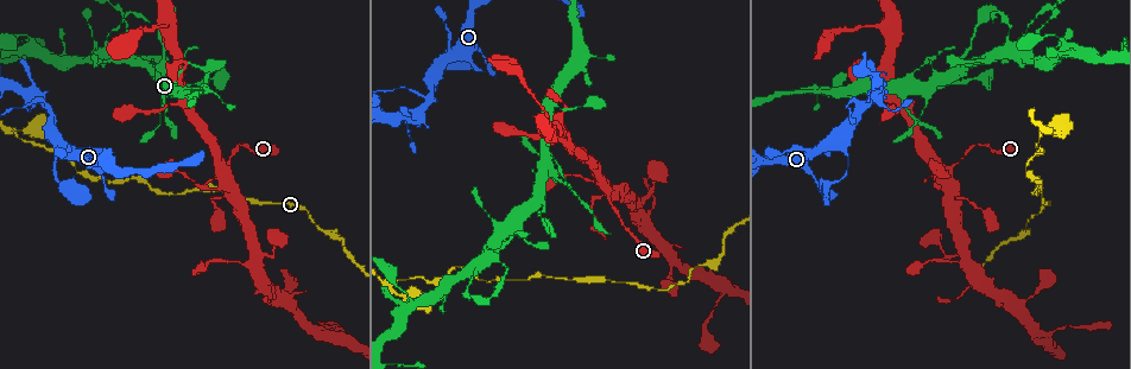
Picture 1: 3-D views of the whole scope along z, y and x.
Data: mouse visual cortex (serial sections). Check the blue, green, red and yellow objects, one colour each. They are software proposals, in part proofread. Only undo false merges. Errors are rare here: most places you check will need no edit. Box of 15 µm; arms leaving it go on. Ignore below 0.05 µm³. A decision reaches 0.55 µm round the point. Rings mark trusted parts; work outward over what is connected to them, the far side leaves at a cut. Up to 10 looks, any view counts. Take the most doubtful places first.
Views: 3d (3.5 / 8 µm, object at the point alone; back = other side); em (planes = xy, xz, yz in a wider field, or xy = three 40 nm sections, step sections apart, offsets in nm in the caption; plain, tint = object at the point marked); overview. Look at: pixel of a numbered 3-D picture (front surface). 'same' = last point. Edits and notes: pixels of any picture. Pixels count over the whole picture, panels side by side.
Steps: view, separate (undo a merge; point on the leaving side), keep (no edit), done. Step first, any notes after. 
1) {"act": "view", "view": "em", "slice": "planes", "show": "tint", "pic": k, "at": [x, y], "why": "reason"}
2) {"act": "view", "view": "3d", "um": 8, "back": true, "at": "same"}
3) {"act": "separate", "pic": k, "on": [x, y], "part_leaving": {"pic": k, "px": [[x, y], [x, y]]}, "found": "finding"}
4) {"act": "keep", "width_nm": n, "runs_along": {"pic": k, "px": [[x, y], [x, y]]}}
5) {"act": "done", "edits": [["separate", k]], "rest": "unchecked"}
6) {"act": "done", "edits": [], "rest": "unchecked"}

{"act": "view", "view": "3d", "um": 8, "pic": 1, "at": [226, 177], "why": "looks like a crossing"}

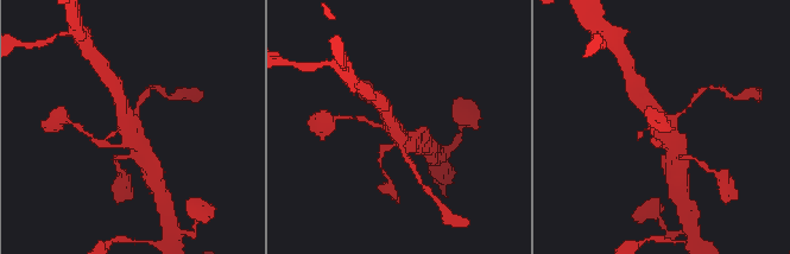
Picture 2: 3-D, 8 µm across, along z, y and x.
{"act": "view", "view": "em", "slice": "xy", "step": 2, "show": "tint", "pic": 2, "at": [134, 130]}

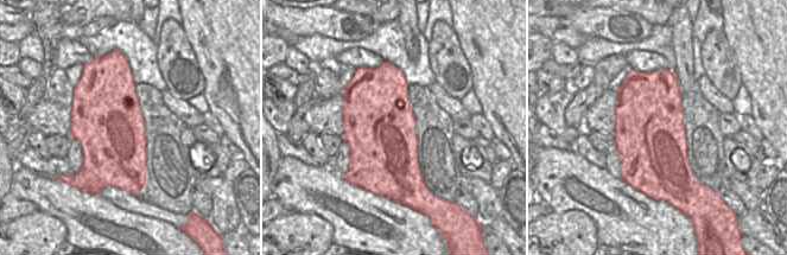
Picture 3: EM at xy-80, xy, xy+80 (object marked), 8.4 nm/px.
{"act": "keep", "runs_along": {"pic": 2, "px": [[691, 105], [669, 125], [678, 157]]}, "found": "one cell here"}

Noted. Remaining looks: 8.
{"act": "view", "view": "3d", "um": 3.5, "pic": 1, "at": [897, 89], "why": "four-way junction"}

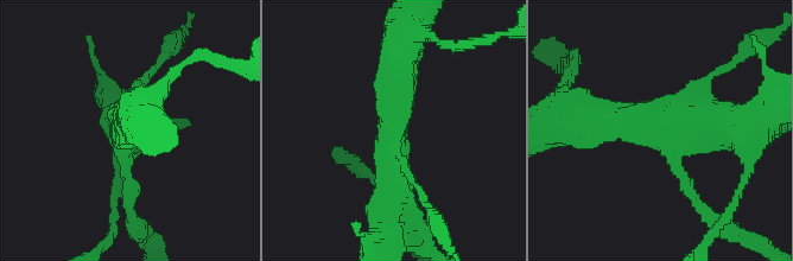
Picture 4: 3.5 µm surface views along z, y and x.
{"act": "view", "view": "em", "slice": "xy", "step": 1, "show": "tint", "pic": 4, "at": [395, 138], "arms": 4, "arm_widths_nm": [100, 150, 400, 500]}

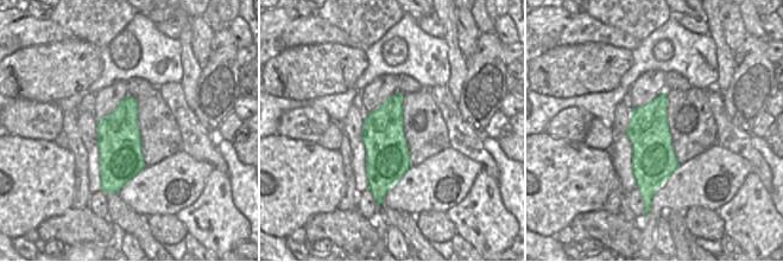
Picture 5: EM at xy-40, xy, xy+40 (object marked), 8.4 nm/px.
{"act": "keep", "runs_along": {"pic": 4, "px": [[589, 119], [744, 137]]}, "found": "all the same cell"}

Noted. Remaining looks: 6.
{"act": "view", "view": "3d", "um": 8, "back": true, "pic": 1, "at": [126, 30], "why": "a narrow waist"}

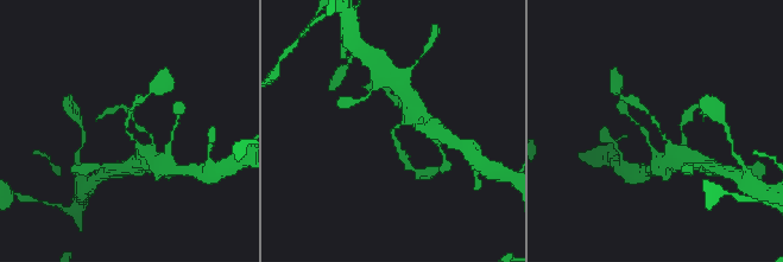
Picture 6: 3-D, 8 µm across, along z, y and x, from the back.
{"act": "view", "view": "3d", "um": 3.5, "pic": 6, "at": [660, 130], "why": "closer look"}

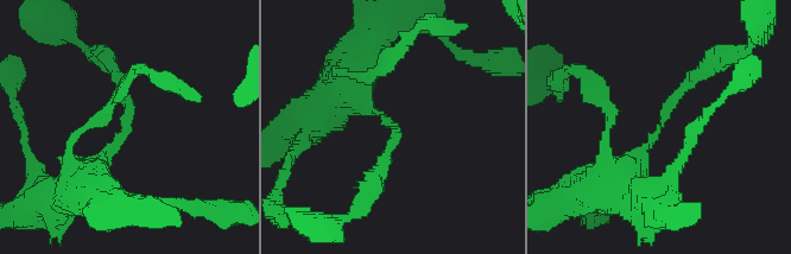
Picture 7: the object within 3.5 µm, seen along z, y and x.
{"act": "view", "view": "em", "slice": "xy", "step": 1, "show": "tint", "pic": 7, "at": [394, 125], "arm_widths_nm": [150, 300]}

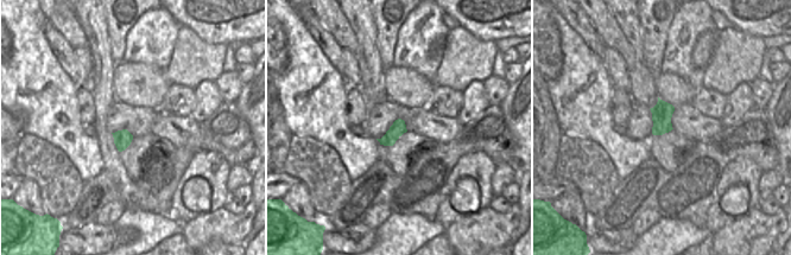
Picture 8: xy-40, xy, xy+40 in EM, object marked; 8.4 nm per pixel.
{"act": "keep", "runs_along": {"pic": 7, "px": [[624, 175], [709, 61]]}, "found": "continuous, no second cell"}

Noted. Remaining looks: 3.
{"act": "view", "view": "3d", "um": 3.5, "pic": 1, "at": [1040, 139], "why": "thin neck"}

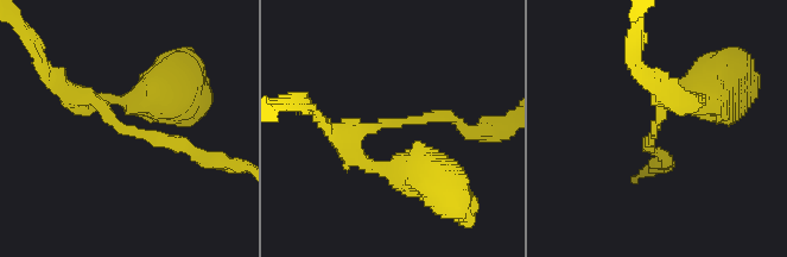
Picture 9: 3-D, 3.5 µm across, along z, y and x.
{"act": "view", "view": "em", "slice": "xy", "step": 1, "show": "tint", "pic": 9, "at": [403, 123], "arm_widths_nm": [150, 200], "why": "need the tissue"}

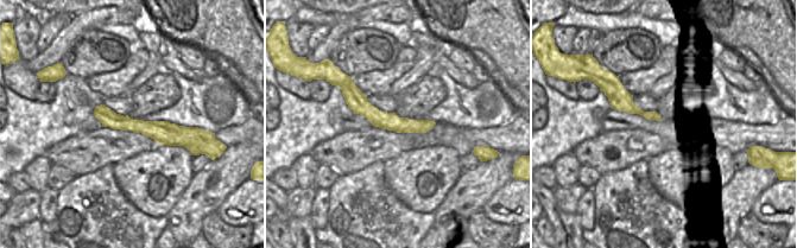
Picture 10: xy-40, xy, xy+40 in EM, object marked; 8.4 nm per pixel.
{"act": "view", "view": "em", "slice": "xy", "step": 2, "show": "tint", "at": "same", "why": "cut it another way"}

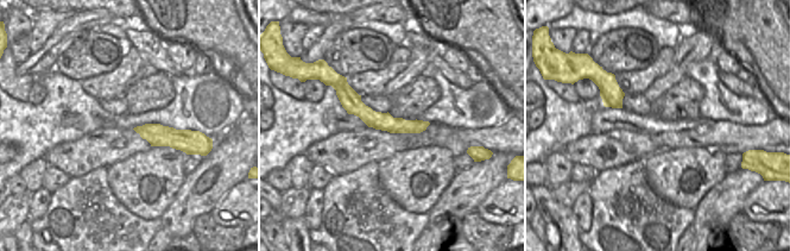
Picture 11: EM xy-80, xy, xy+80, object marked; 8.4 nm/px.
{"act": "keep", "width_nm": 160, "runs_along": {"pic": 11, "px": [[342, 87], [372, 119], [424, 124]]}, "found": "one cell here"}

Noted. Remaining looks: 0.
{"act": "done", "edits": [], "rest": "unchecked"}

